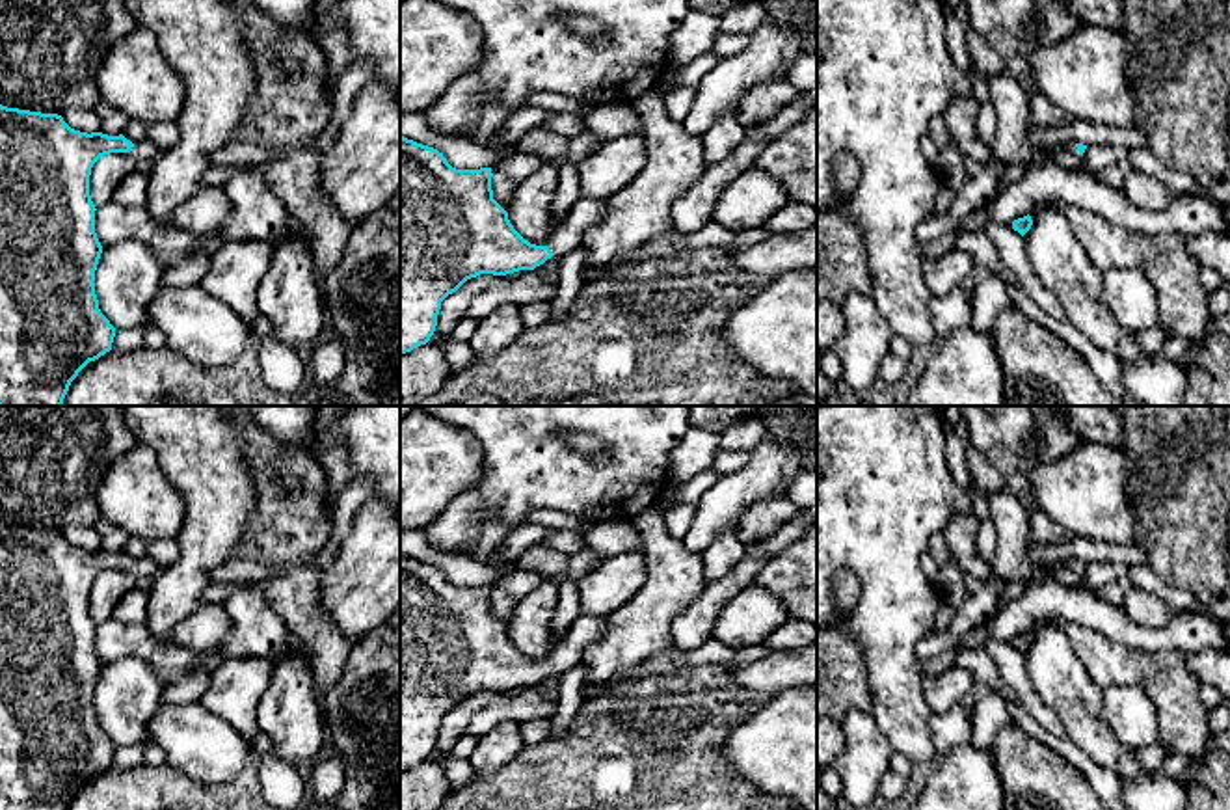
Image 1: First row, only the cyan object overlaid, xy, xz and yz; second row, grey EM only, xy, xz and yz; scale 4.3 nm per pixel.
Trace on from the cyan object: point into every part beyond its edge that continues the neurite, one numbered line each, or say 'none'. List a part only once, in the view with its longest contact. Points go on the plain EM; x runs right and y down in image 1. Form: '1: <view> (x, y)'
1: xz (566, 652)

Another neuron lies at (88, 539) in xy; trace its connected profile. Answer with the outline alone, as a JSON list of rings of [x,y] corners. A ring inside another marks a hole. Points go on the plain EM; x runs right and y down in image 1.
[[[69,527],[63,529],[61,534],[74,547],[87,551],[100,547],[100,536],[95,527]]]

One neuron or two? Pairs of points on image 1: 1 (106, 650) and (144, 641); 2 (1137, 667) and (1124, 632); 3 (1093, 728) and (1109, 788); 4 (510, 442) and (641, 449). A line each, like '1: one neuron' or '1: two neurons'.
1: one neuron
2: two neurons
3: two neurons
4: one neuron

